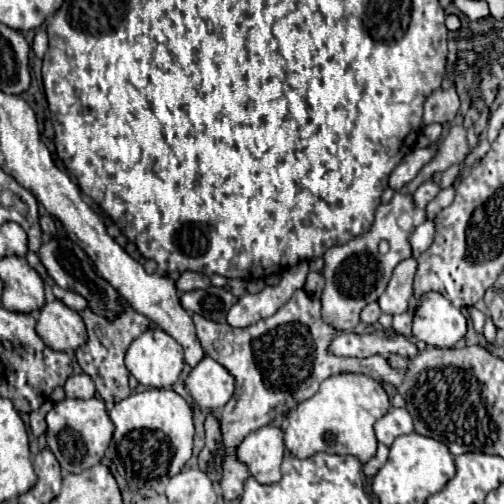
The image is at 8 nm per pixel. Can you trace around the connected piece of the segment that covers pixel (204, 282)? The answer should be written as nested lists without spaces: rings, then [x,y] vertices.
[[[184,272],[178,280],[178,290],[180,292],[190,292],[190,290],[198,290],[198,288],[208,288],[212,282],[208,276],[198,274],[198,272]]]

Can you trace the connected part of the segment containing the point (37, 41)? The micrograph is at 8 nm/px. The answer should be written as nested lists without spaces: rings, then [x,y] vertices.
[[[39,29],[33,39],[33,49],[36,55],[42,59],[42,54],[48,47],[48,34],[45,29]]]

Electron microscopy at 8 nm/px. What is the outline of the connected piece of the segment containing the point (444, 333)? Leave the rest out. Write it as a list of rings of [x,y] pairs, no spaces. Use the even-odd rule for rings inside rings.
[[[426,292],[414,308],[412,332],[428,346],[452,348],[466,334],[466,318],[442,294]]]

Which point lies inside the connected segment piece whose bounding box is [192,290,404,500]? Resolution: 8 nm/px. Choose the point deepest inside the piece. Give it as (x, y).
(278, 362)

